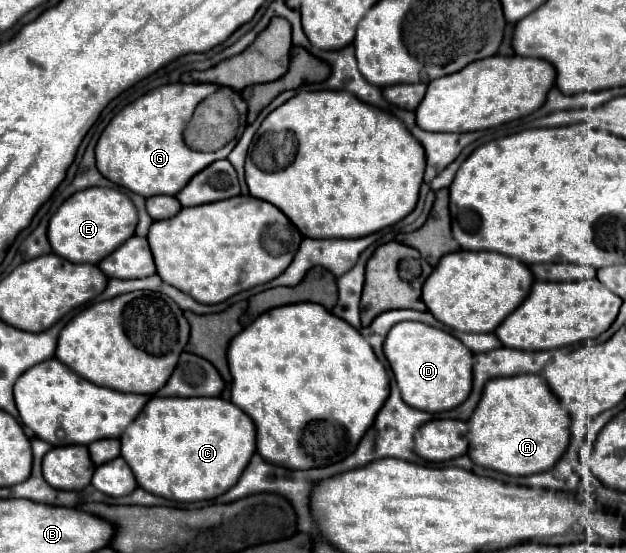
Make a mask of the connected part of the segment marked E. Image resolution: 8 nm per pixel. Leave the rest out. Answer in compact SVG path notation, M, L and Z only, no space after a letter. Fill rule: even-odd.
M92 186L72 194L50 218L48 240L52 252L70 262L98 264L106 254L112 254L126 238L130 238L138 224L138 210L134 202L118 188Z

